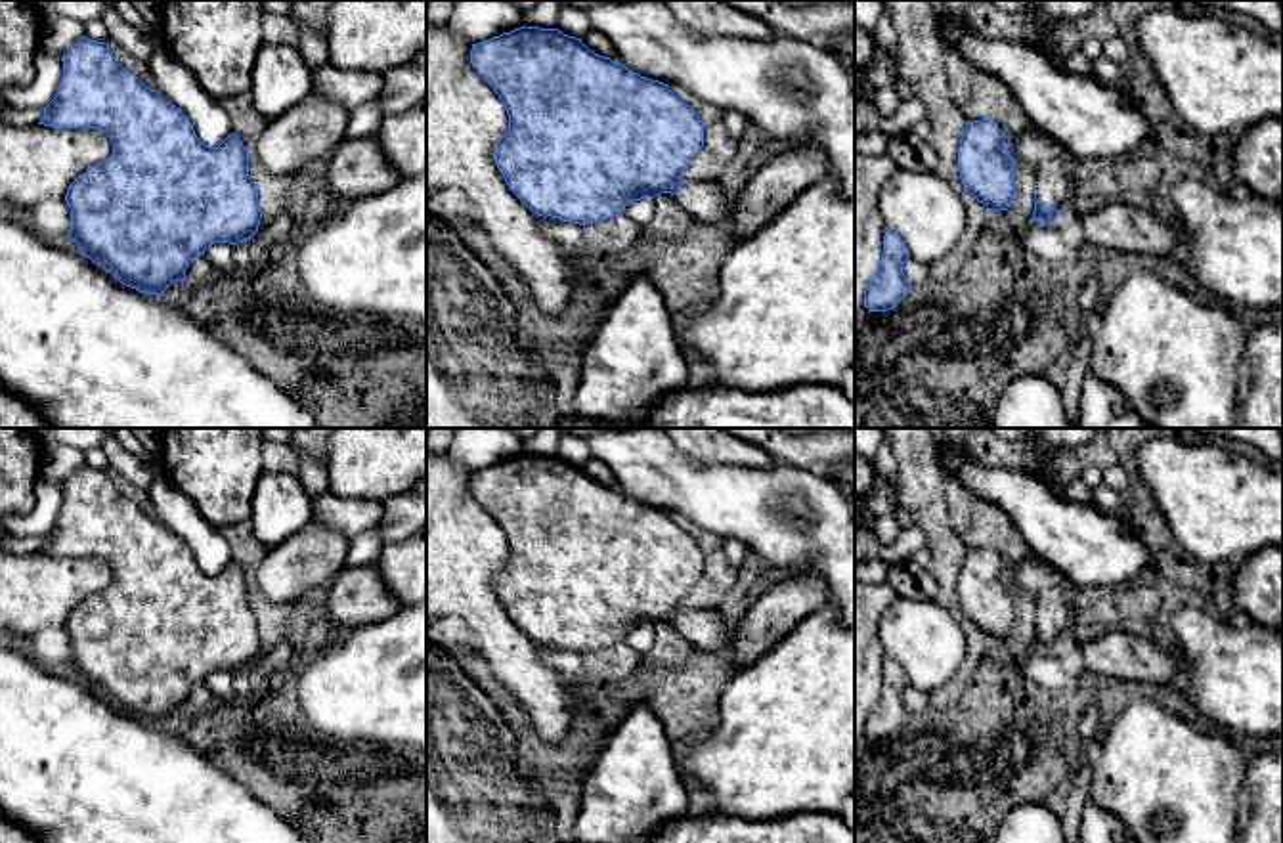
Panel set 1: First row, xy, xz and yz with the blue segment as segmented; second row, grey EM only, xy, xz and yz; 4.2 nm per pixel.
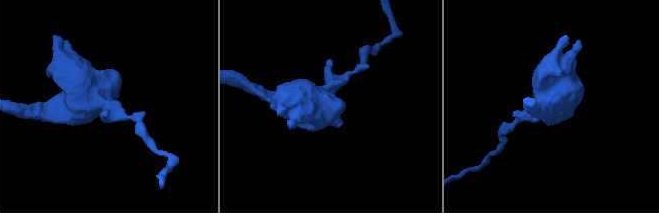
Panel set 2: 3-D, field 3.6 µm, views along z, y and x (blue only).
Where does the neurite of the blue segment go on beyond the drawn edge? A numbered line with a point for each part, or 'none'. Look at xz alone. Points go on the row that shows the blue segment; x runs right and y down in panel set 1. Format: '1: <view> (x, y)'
1: xz (706, 201)

